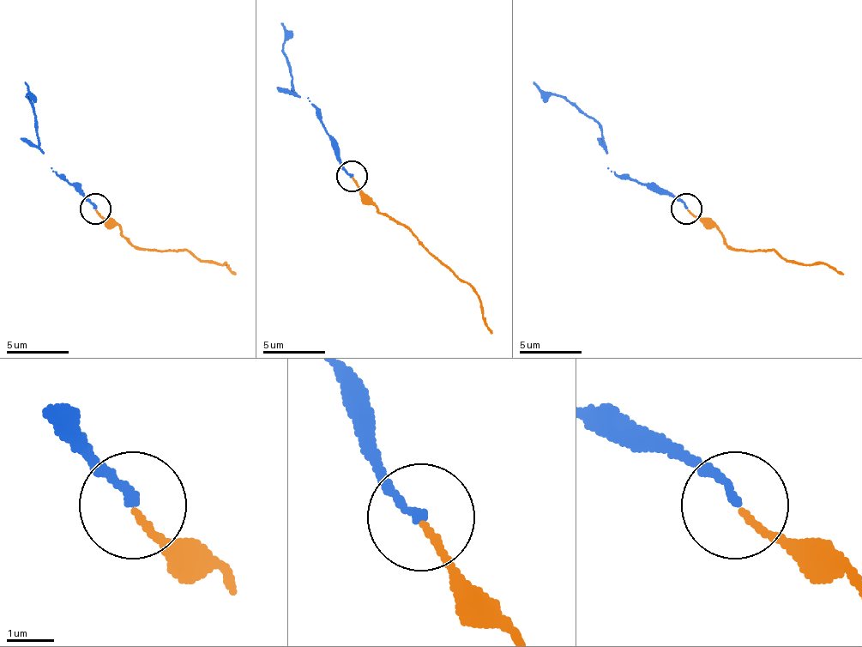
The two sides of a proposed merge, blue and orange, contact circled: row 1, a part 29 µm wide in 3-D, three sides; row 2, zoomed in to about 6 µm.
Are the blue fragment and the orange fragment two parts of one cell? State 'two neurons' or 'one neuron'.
one neuron

